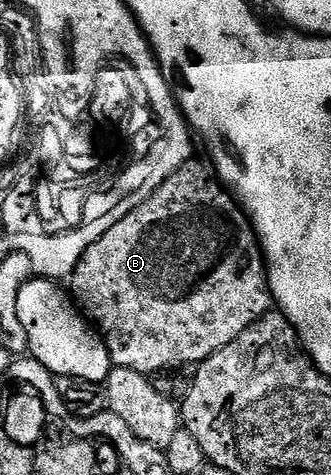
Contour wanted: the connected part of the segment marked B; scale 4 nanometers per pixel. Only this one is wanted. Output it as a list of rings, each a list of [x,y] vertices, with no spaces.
[[[198,162],[188,163],[186,169],[168,179],[161,188],[136,208],[125,210],[122,221],[118,221],[118,225],[109,229],[101,239],[94,241],[94,245],[86,249],[86,253],[72,270],[70,294],[81,312],[94,324],[99,338],[103,339],[108,346],[113,367],[134,369],[138,373],[151,377],[156,371],[183,368],[185,366],[183,363],[199,365],[214,353],[218,353],[218,349],[230,345],[230,341],[242,337],[246,329],[256,326],[261,317],[273,310],[274,300],[272,290],[268,288],[268,269],[264,261],[264,248],[256,235],[251,219],[245,215],[244,208],[237,203],[235,194],[220,182],[215,170],[208,165],[203,167]]]

